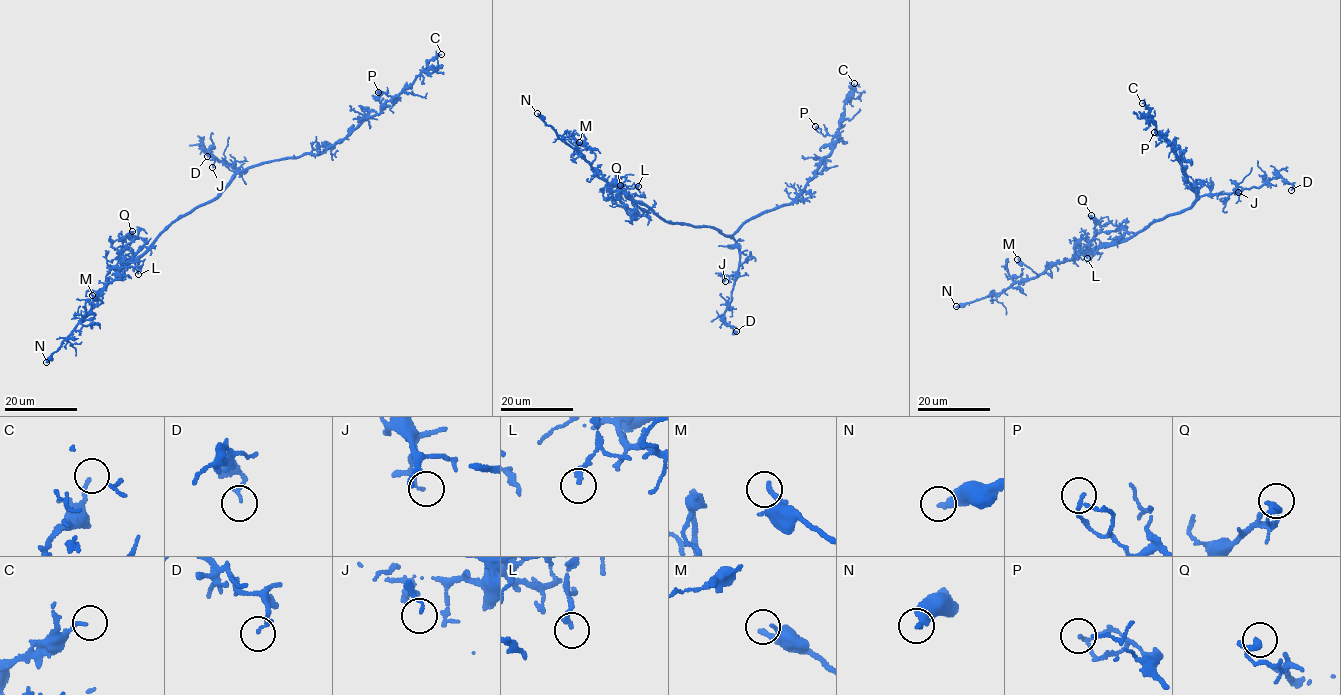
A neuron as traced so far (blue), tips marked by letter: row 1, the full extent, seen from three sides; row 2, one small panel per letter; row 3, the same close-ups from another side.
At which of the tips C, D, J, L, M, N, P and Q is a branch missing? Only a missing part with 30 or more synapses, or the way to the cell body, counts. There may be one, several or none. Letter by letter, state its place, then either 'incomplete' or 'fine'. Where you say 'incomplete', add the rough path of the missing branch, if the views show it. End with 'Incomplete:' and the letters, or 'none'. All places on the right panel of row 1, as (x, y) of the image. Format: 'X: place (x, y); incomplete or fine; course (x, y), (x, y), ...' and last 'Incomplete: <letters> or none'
C: place (1142, 103); fine
D: place (1291, 190); fine
J: place (1238, 192); fine
L: place (1087, 258); fine
M: place (1017, 259); fine
N: place (956, 306); incomplete; course (956, 306), (946, 315), (938, 311), (927, 324), (919, 316), (919, 309), (916, 307), (922, 307)
P: place (1154, 132); fine
Q: place (1091, 215); fine
Incomplete: N

